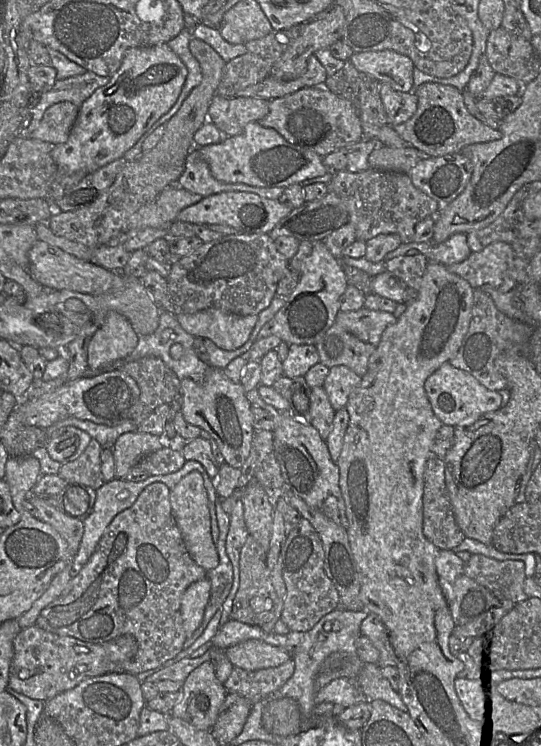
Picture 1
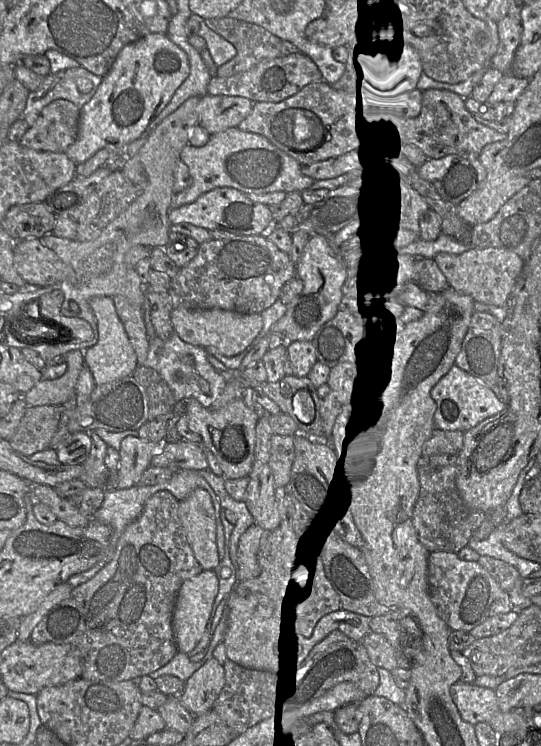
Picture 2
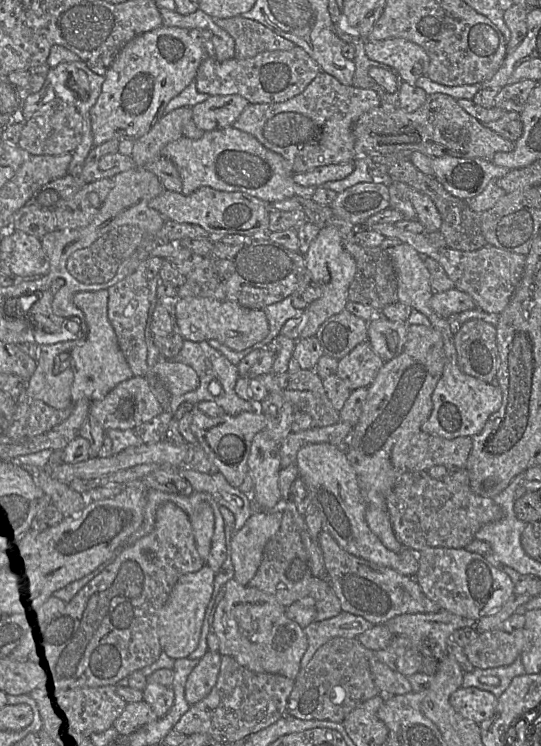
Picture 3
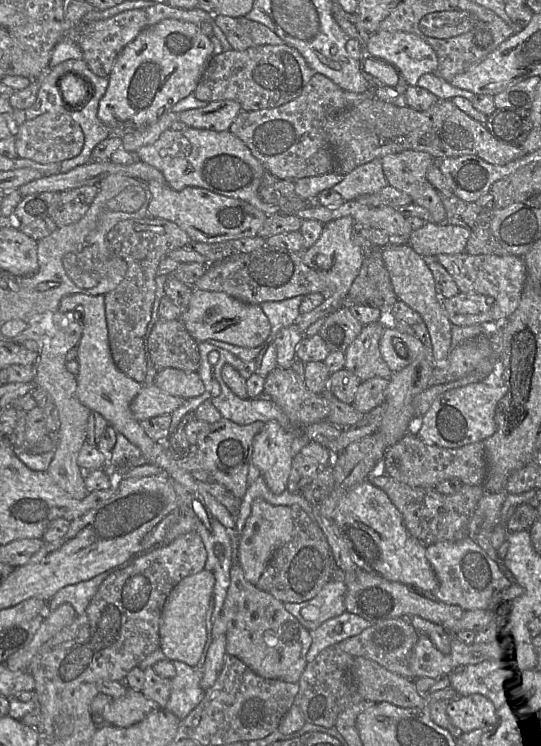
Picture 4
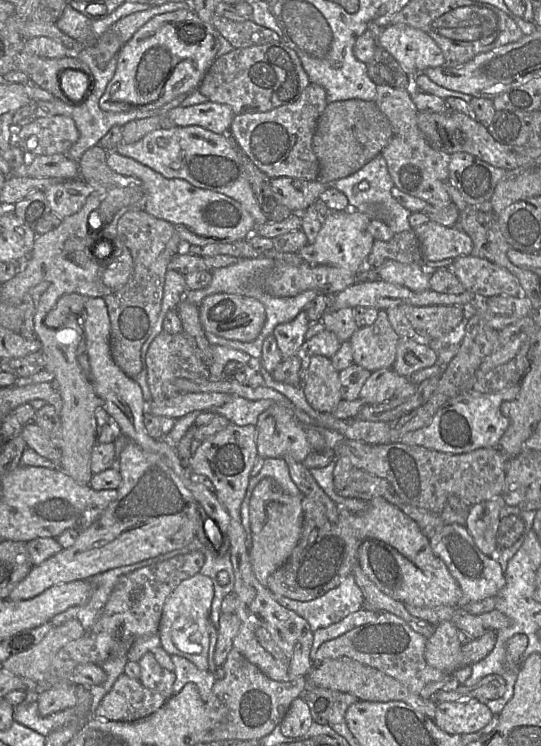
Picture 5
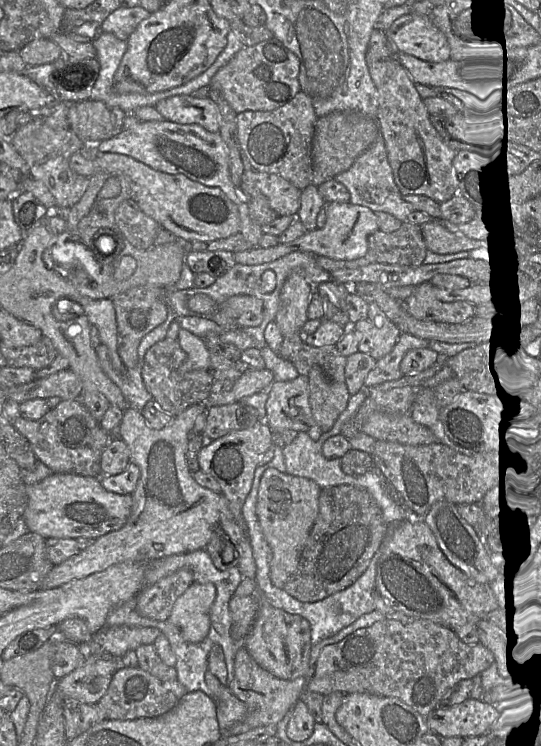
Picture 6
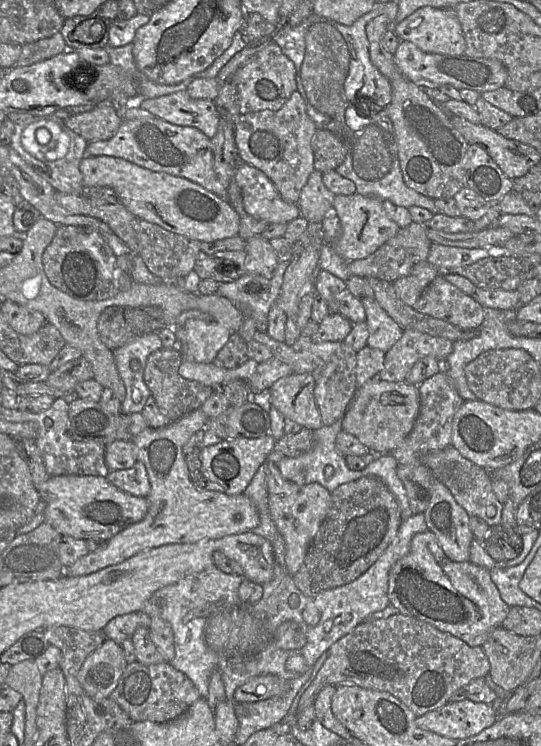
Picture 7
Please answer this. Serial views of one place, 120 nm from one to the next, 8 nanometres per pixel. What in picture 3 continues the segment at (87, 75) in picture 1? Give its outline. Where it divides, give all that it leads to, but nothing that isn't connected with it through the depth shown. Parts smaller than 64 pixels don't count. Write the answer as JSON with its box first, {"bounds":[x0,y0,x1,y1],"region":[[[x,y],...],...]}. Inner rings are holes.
{"bounds":[16,62,104,175],"region":[[[62,62],[57,66],[50,68],[45,82],[41,89],[36,93],[24,93],[22,105],[16,122],[24,123],[44,104],[52,100],[62,100],[73,105],[83,118],[83,136],[80,144],[72,153],[72,159],[69,164],[68,173],[78,175],[81,167],[86,163],[89,151],[94,147],[93,136],[91,131],[90,110],[96,103],[104,82],[104,76],[98,75],[91,71],[84,62]]]}

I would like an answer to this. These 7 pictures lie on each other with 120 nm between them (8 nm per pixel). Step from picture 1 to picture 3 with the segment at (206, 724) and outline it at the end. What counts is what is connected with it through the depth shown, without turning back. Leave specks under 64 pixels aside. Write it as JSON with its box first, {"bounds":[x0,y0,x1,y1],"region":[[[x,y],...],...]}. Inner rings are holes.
{"bounds":[185,650,221,705],"region":[[[208,650],[188,676],[185,699],[190,705],[204,699],[217,683],[221,669],[221,656],[219,652]]]}

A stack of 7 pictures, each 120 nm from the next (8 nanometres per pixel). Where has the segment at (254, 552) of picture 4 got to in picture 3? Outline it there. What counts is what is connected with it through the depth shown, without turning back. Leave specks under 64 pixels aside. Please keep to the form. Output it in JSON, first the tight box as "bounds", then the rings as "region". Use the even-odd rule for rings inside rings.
{"bounds":[231,510,282,585],"region":[[[256,510],[233,536],[231,557],[234,579],[247,585],[255,576],[267,542],[280,528],[282,513]]]}

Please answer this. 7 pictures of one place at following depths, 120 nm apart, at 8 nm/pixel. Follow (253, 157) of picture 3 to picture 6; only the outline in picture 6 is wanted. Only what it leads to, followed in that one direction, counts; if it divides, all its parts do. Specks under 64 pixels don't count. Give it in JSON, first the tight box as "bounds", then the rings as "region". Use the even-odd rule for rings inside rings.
{"bounds":[95,121,263,248],"region":[[[146,121],[138,122],[129,128],[122,128],[113,137],[95,145],[99,153],[127,155],[154,170],[172,175],[183,175],[205,186],[219,188],[238,209],[240,233],[252,248],[258,247],[263,235],[261,226],[251,219],[246,199],[231,181],[229,153],[219,132],[208,132],[199,125],[178,124],[171,121]]]}

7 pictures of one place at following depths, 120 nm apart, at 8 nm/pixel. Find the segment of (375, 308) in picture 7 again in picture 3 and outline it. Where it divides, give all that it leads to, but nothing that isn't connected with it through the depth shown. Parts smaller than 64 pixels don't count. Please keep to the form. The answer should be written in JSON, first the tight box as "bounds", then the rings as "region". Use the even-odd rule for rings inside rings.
{"bounds":[336,340,384,391],"region":[[[366,340],[338,360],[336,375],[353,391],[368,387],[383,364],[384,361]]]}

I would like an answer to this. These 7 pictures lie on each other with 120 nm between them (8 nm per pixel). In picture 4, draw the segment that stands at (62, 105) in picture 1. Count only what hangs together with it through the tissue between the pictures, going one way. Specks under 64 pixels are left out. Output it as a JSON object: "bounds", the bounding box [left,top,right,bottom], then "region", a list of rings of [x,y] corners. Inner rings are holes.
{"bounds":[15,112,84,163],"region":[[[46,112],[25,121],[15,130],[16,150],[19,158],[39,163],[61,163],[77,156],[84,146],[84,133],[80,124],[69,114]]]}

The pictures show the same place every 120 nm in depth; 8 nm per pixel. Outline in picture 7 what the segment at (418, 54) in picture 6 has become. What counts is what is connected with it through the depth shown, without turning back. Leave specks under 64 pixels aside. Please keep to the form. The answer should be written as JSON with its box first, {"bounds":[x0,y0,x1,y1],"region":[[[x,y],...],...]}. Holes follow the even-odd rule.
{"bounds":[392,7,466,55],"region":[[[422,7],[392,26],[401,41],[409,41],[427,53],[462,55],[466,42],[452,9]]]}

